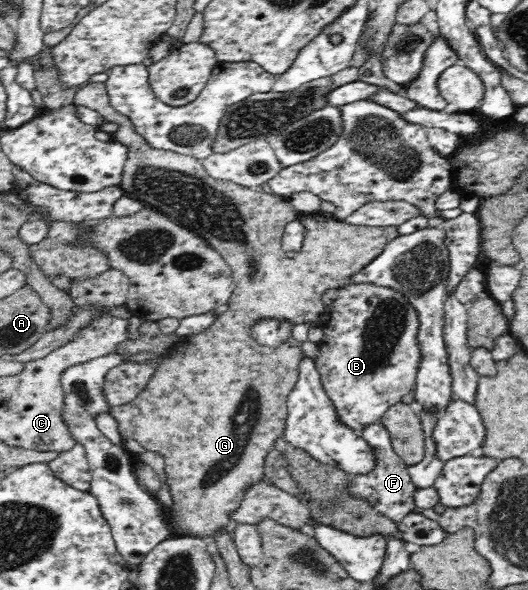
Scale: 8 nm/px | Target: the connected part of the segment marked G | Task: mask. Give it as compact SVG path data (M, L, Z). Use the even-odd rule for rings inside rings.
M92 82L88 86L85 86L76 92L74 96L74 105L76 107L86 106L86 108L94 110L100 114L105 122L115 122L119 124L117 131L111 134L112 141L120 142L128 147L128 158L123 168L122 183L120 187L124 189L126 196L138 199L145 206L155 209L159 213L165 214L170 220L175 223L179 223L183 227L190 229L194 234L202 237L210 246L214 247L221 255L222 258L231 266L235 287L231 297L229 298L228 310L224 314L220 315L219 318L214 321L212 326L208 326L204 332L196 334L196 336L181 338L178 341L177 347L169 352L166 357L163 358L162 362L158 364L158 368L152 374L152 378L148 380L146 388L142 390L140 394L134 400L124 404L122 406L114 406L110 408L111 415L118 422L118 431L122 438L133 438L136 442L139 442L146 450L160 453L164 458L164 468L166 473L166 484L170 489L171 496L173 498L173 504L171 506L171 520L174 525L174 536L178 537L194 537L198 539L207 540L208 545L212 546L213 535L219 529L226 529L226 531L232 532L234 530L234 521L230 514L240 506L242 498L244 498L244 490L250 488L252 484L260 482L263 478L264 472L264 460L270 450L273 449L275 440L279 436L283 436L284 426L286 426L286 416L288 416L288 409L286 409L286 402L288 393L295 387L298 380L298 366L300 366L300 360L304 358L302 353L301 343L293 338L286 340L284 344L280 346L262 346L255 341L255 338L250 334L250 327L258 320L286 320L292 324L306 323L309 324L312 321L320 322L323 319L325 306L322 303L322 294L330 288L342 288L350 284L350 276L360 272L366 264L370 264L374 258L384 250L384 246L394 240L399 234L397 231L398 226L364 226L348 224L344 220L336 220L330 216L325 222L317 222L311 214L304 214L303 212L298 213L292 204L281 197L277 197L273 194L268 194L265 191L257 192L254 188L248 188L247 186L238 185L229 181L218 181L211 178L207 173L203 165L203 161L199 158L194 158L190 155L178 154L171 150L160 150L155 149L143 139L142 136L136 133L134 124L126 116L119 114L112 107L109 102L108 93L106 92L106 85L102 82ZM294 219L300 219L302 225L306 227L306 234L303 240L302 248L296 254L296 258L288 258L286 251L281 247L281 238L283 236L283 230L286 224L292 222Z

